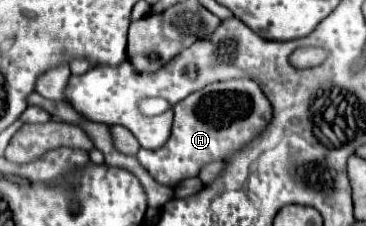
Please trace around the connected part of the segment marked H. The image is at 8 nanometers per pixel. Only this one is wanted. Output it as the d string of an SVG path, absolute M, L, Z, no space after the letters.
M235 78L225 82L213 82L185 100L181 100L175 108L173 132L163 148L137 152L139 164L163 186L175 188L185 178L199 176L199 170L215 160L227 160L255 138L259 138L265 128L271 124L273 108L259 88L259 84L251 78Z

